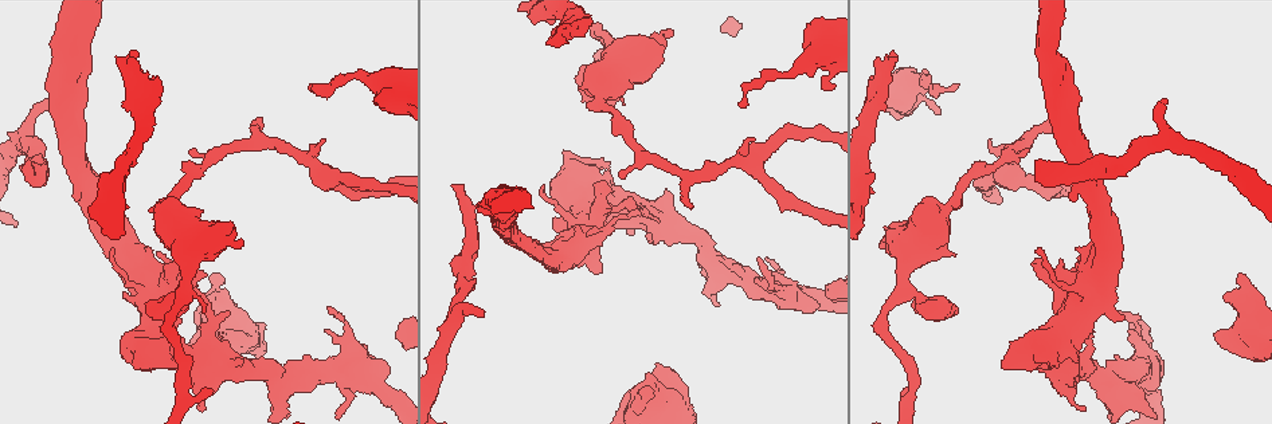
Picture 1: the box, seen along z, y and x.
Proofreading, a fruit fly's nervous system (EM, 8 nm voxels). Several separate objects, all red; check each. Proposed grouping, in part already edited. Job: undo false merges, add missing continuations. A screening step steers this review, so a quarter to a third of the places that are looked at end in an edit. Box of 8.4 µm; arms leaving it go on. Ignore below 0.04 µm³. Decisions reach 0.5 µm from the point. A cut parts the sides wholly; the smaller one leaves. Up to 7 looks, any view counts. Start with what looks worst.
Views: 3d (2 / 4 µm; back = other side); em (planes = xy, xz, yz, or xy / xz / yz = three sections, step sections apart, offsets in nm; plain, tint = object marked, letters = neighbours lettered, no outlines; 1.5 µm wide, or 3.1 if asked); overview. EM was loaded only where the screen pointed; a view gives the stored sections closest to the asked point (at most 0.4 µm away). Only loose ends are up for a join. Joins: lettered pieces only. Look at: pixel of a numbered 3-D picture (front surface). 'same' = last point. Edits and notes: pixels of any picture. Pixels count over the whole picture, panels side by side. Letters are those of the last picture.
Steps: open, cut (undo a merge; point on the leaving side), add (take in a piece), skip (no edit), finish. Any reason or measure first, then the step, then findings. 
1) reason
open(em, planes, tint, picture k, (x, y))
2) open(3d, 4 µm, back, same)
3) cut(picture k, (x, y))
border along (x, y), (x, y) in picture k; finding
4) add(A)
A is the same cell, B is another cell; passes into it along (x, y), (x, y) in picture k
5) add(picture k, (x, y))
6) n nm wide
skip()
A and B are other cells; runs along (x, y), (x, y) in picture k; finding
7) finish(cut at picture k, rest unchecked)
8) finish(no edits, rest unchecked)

branch stops here
open(3d, 4 µm, picture 1, (562, 45))

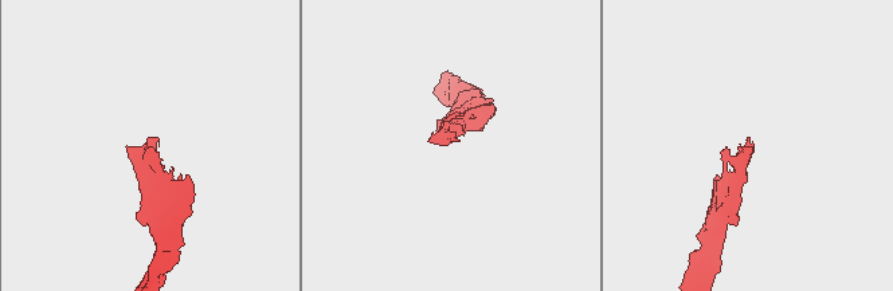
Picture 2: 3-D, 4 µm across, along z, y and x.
open(em, yz, step 4, letters, picture 2, (156, 138))

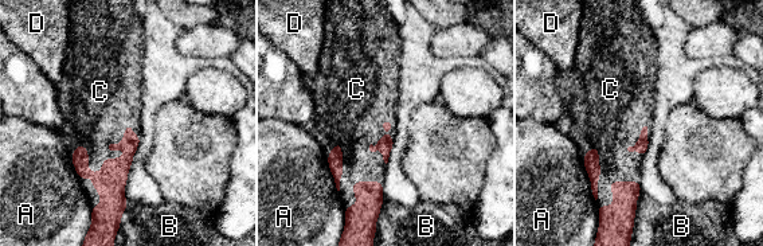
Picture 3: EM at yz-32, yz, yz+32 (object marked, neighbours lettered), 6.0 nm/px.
add(C)
C is the same cell, A, B and D are other cells; passes into it along (109, 182), (121, 157), (101, 121) in picture 3; it goes on there

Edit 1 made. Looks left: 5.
an open end
open(em, planes, letters, picture 1, (27, 164))

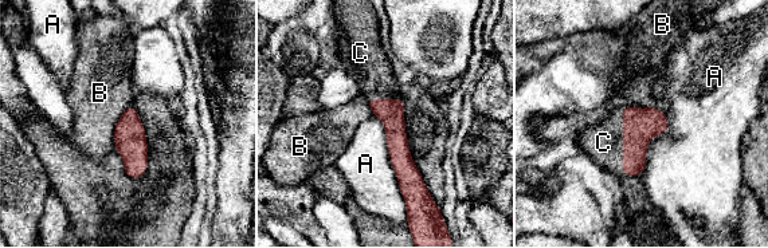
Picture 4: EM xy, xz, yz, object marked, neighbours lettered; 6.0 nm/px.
add(C)
C is the same cell, A and B are other cells; the neuron continues

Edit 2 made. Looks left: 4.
open(em, xz, step 4, tint, picture 1, (692, 207))

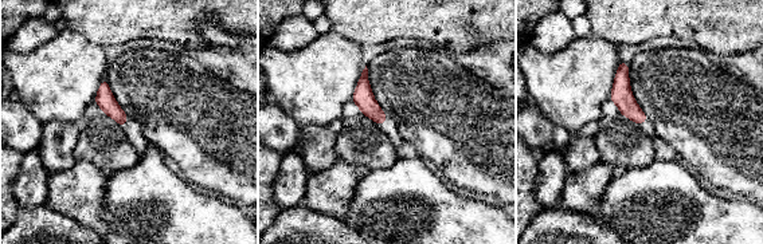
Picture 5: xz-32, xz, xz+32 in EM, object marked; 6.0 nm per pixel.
cut it another way
open(em, planes, letters, same)

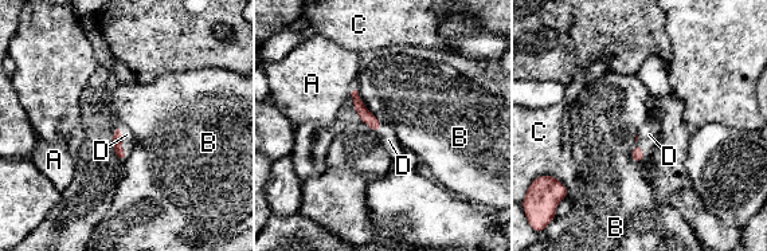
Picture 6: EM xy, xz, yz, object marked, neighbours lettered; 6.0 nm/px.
B touches over 260 nm
add(D)
D is the same cell, A, B and C are other cells; passes into it along (117, 134), (121, 140), (126, 134) in picture 6; the neuron continues

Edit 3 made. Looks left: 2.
finish(add at picture 3, add at picture 4, add at picture 6, rest unchecked)

